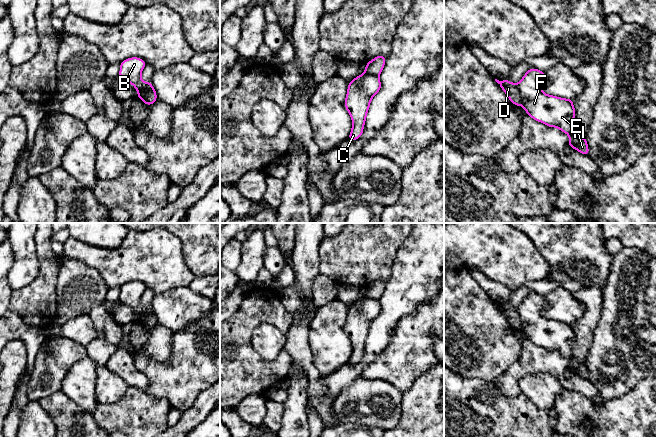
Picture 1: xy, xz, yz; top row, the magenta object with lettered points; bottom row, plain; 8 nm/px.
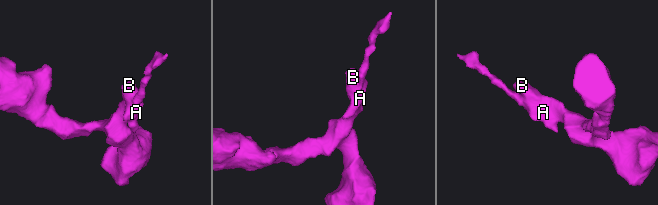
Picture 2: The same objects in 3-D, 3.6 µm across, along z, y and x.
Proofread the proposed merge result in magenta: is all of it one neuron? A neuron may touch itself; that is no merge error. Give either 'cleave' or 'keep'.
cleave

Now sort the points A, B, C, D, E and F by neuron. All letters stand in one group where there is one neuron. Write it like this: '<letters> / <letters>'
A B C E F / D

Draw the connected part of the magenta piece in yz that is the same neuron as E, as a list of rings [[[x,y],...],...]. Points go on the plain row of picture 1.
[[[529,293],[518,307],[521,329],[534,344],[568,358],[568,370],[589,380],[586,361],[580,362],[573,355],[576,339],[573,324],[545,318],[542,310],[548,306],[543,295]]]

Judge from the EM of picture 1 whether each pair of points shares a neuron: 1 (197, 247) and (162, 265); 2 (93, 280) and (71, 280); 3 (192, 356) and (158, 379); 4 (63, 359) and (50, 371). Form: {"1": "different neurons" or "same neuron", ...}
{"1": "different neurons", "2": "same neuron", "3": "same neuron", "4": "same neuron"}

